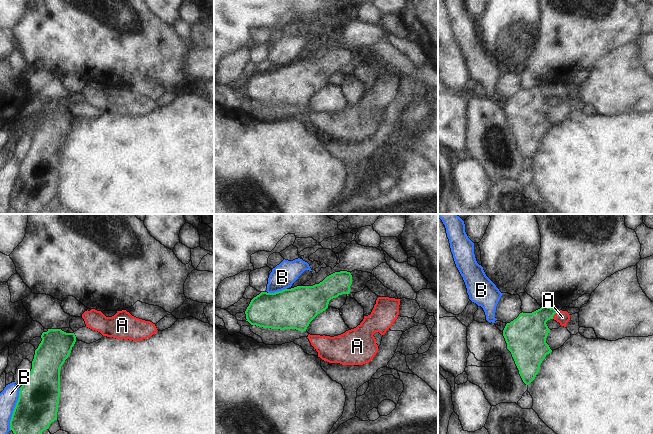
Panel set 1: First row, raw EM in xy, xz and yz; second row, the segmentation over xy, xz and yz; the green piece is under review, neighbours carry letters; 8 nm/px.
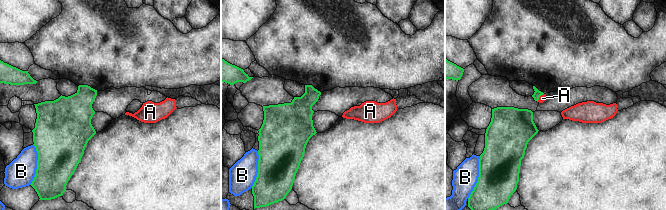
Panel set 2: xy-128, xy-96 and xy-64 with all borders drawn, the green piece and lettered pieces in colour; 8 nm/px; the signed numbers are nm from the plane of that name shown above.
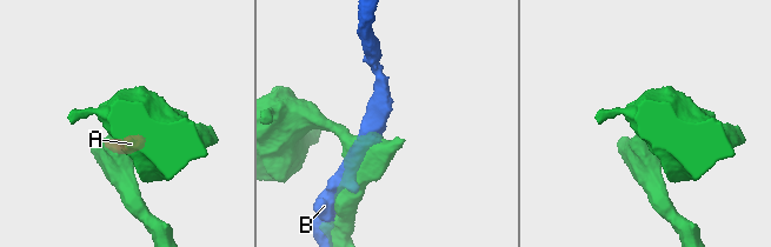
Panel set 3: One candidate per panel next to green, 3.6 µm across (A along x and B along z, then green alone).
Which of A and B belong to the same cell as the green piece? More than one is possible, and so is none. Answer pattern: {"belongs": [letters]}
{"belongs": ["A"]}

